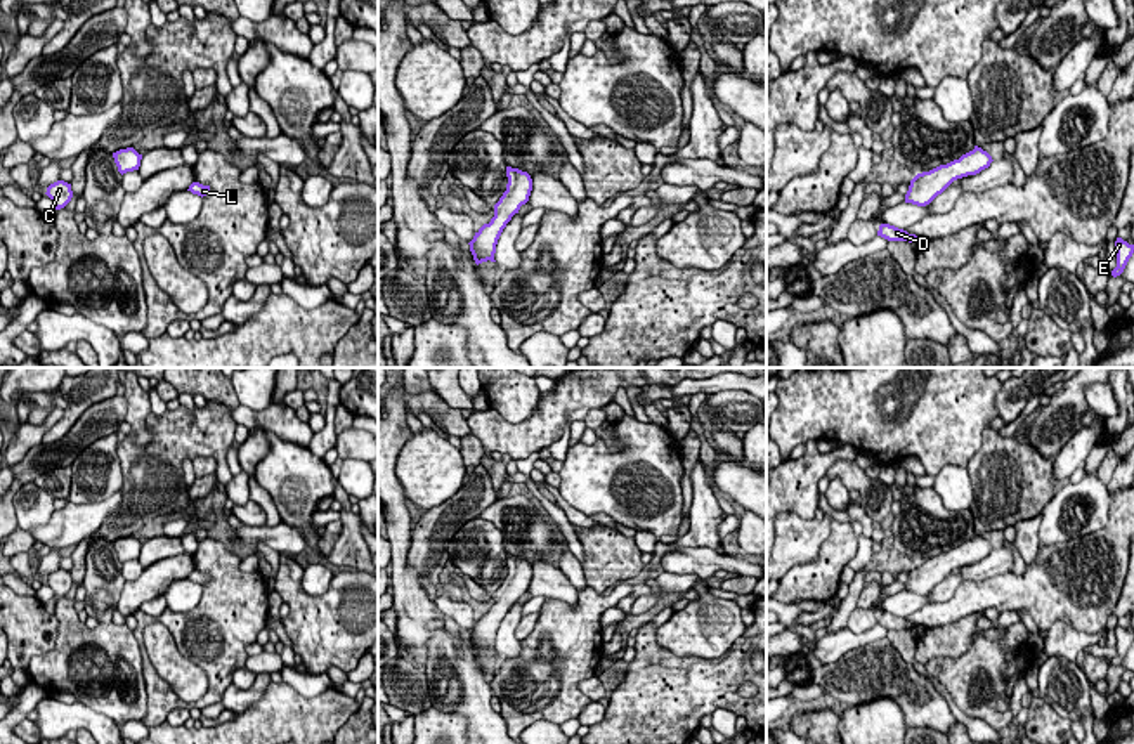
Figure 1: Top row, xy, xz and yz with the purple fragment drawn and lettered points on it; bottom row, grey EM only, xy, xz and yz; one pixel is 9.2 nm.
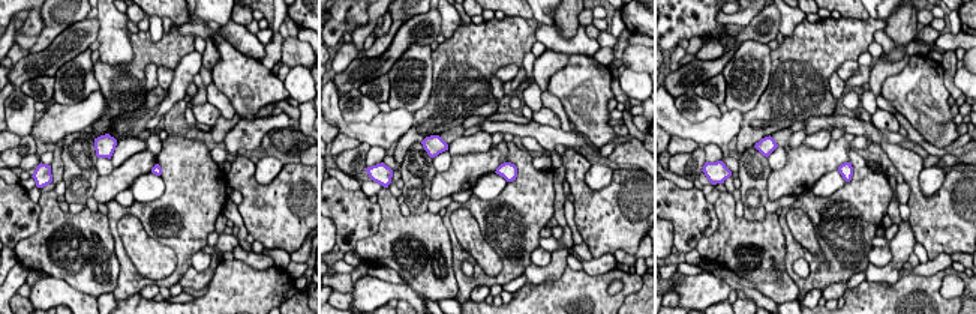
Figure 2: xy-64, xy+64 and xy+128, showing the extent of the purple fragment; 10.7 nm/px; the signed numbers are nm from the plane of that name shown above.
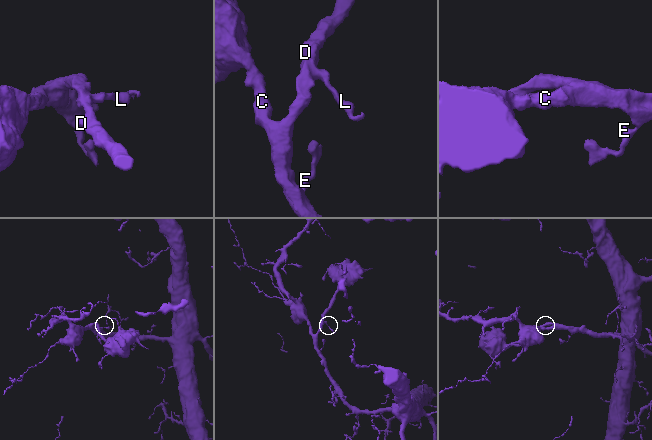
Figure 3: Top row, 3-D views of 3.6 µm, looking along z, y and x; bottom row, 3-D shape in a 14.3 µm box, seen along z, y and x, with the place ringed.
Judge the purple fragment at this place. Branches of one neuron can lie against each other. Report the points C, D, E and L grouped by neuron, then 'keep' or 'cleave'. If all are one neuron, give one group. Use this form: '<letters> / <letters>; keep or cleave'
C E / D L; cleave

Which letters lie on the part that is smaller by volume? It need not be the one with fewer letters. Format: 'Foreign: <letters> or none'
Foreign: D, L

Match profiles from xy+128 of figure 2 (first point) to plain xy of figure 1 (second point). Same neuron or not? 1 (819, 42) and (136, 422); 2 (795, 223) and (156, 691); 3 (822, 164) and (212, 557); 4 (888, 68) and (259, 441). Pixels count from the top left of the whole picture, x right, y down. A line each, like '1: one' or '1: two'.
1: two
2: two
3: two
4: one

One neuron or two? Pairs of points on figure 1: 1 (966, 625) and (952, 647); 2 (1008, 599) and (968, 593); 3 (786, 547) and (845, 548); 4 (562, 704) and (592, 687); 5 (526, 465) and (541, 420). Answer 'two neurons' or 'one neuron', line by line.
1: one neuron
2: one neuron
3: two neurons
4: two neurons
5: two neurons

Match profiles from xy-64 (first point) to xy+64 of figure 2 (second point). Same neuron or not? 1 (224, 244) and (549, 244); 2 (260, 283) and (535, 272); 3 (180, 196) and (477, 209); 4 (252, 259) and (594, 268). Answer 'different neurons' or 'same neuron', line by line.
1: same neuron
2: different neurons
3: same neuron
4: same neuron

